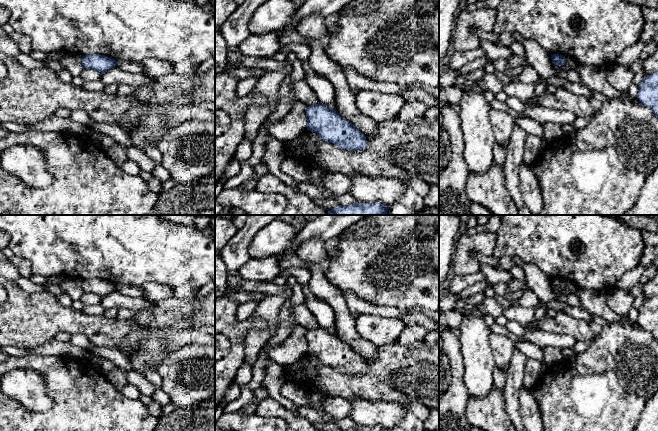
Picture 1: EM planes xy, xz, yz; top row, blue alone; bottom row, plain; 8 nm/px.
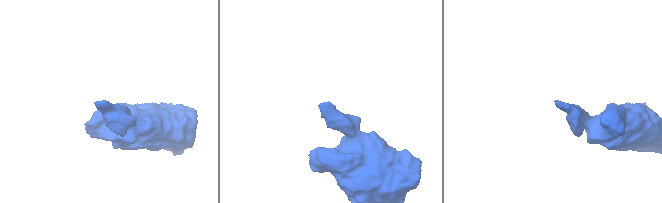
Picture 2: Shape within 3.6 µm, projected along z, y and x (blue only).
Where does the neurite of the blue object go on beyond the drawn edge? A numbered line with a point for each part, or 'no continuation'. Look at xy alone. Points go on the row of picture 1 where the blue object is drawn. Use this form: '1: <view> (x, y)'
no continuation

